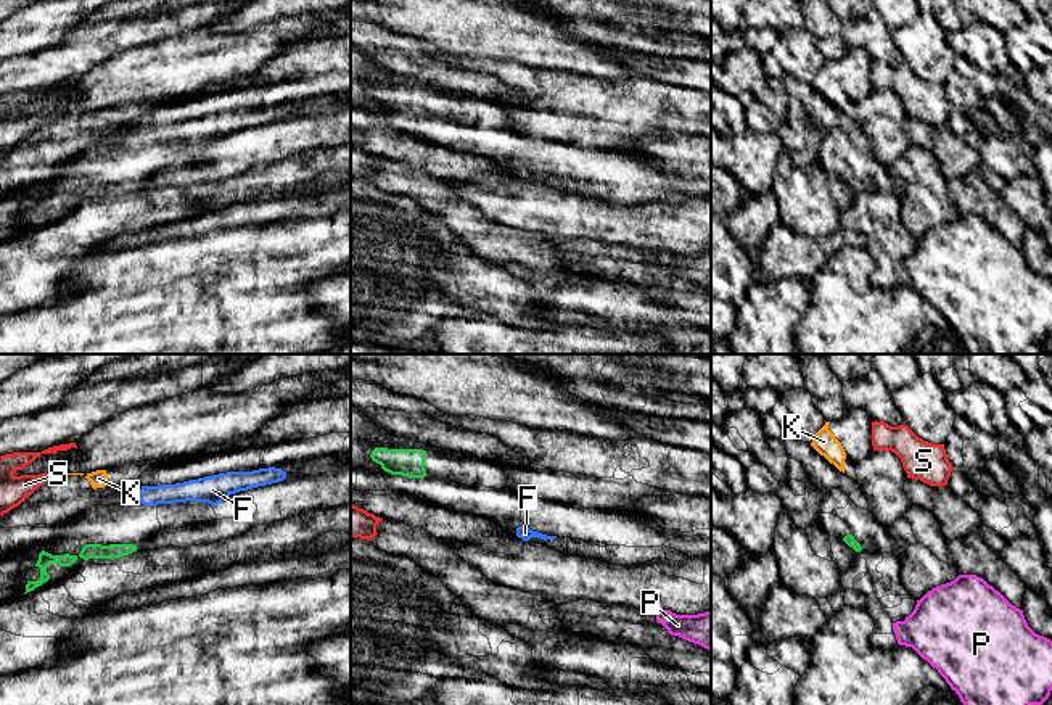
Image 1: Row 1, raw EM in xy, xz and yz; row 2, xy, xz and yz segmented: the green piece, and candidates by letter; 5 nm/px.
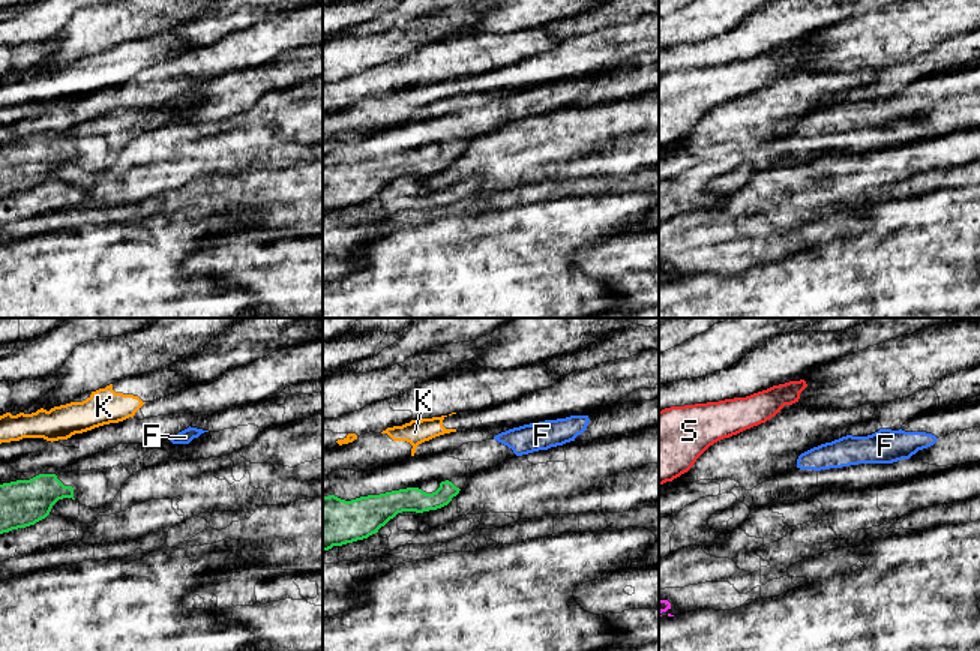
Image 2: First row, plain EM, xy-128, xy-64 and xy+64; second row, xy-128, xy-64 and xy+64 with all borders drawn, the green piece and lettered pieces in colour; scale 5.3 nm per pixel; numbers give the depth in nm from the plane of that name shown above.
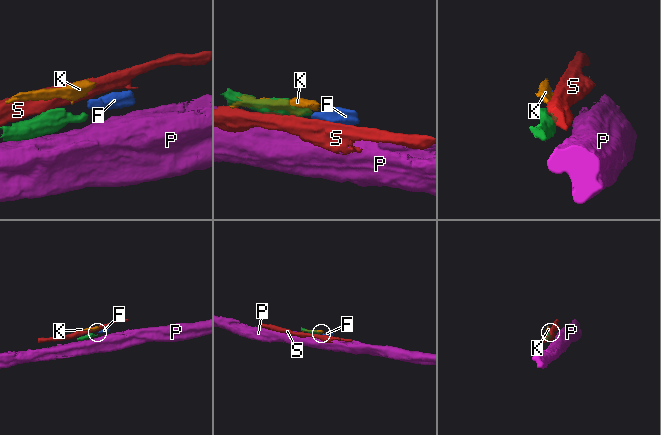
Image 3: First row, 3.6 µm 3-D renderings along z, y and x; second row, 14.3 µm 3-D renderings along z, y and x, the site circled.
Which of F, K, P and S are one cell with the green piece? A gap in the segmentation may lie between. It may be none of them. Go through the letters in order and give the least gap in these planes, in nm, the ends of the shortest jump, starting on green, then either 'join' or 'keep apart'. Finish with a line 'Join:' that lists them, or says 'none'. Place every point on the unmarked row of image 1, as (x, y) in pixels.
F: 200 nm apart; from green across xy (134, 184), (143, 144); join
K: 280 nm apart; from green across xy (94, 184), (94, 127); keep apart
P: 380 nm apart; from green across yz (861, 189), (917, 240); keep apart
S: 220 nm apart; from green across xz (385, 110), (365, 150); keep apart
Join: F

